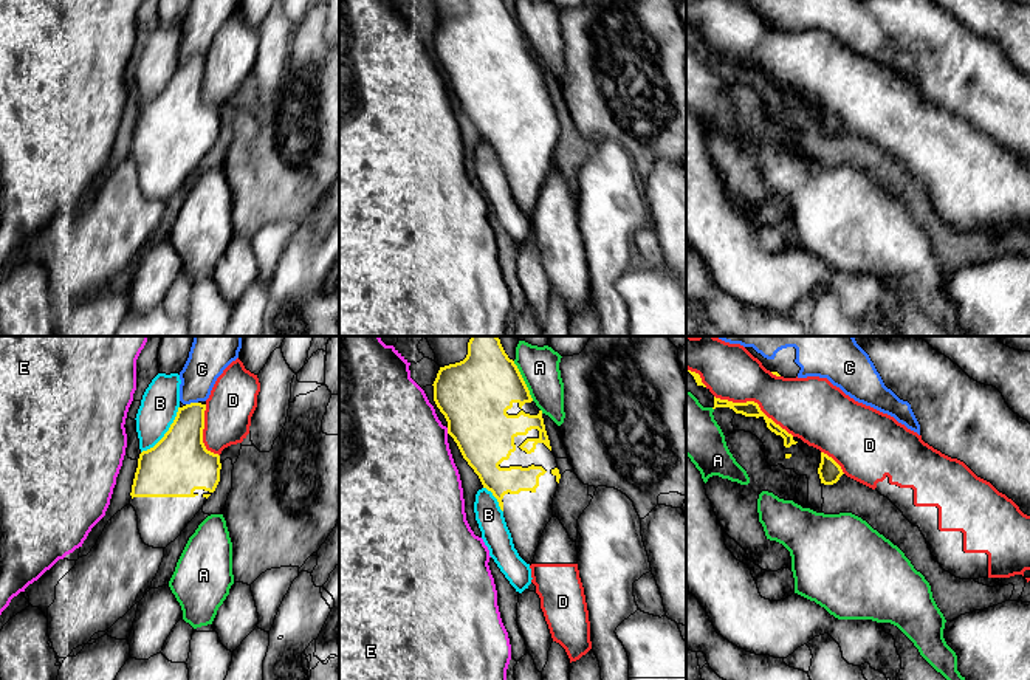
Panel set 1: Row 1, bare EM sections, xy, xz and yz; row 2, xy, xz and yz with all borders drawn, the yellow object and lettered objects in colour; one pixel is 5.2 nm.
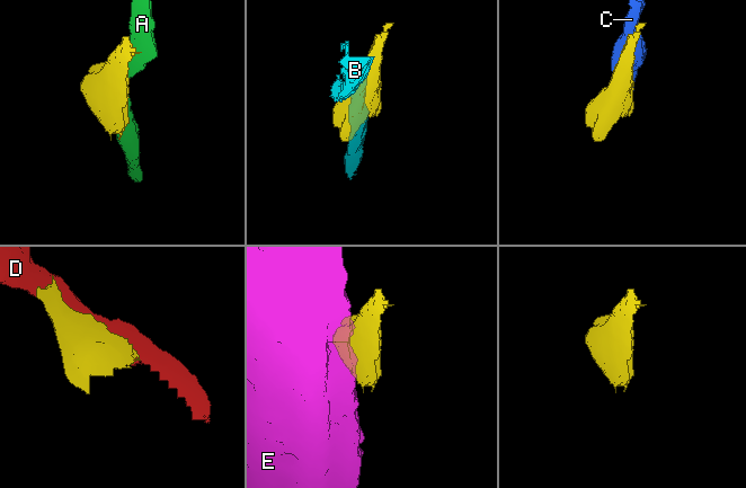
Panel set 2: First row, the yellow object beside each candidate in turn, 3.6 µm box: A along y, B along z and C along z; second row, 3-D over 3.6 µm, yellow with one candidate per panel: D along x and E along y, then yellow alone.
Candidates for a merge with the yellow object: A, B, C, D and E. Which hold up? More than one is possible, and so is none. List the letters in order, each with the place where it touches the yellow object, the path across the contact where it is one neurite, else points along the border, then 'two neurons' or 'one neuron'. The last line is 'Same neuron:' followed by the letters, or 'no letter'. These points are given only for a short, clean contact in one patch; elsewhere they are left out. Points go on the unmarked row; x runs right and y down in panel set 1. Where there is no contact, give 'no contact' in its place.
A: meets yellow in xz at (524, 34); two neurons
B: meets yellow in xy at (166, 85); two neurons
C: meets yellow in xy at (191, 56); two neurons
D: meets yellow in yz at (753, 54); two neurons
E: meets yellow in xz at (448, 84); border along xz (446, 81), (448, 85); two neurons
Same neuron: no letter

